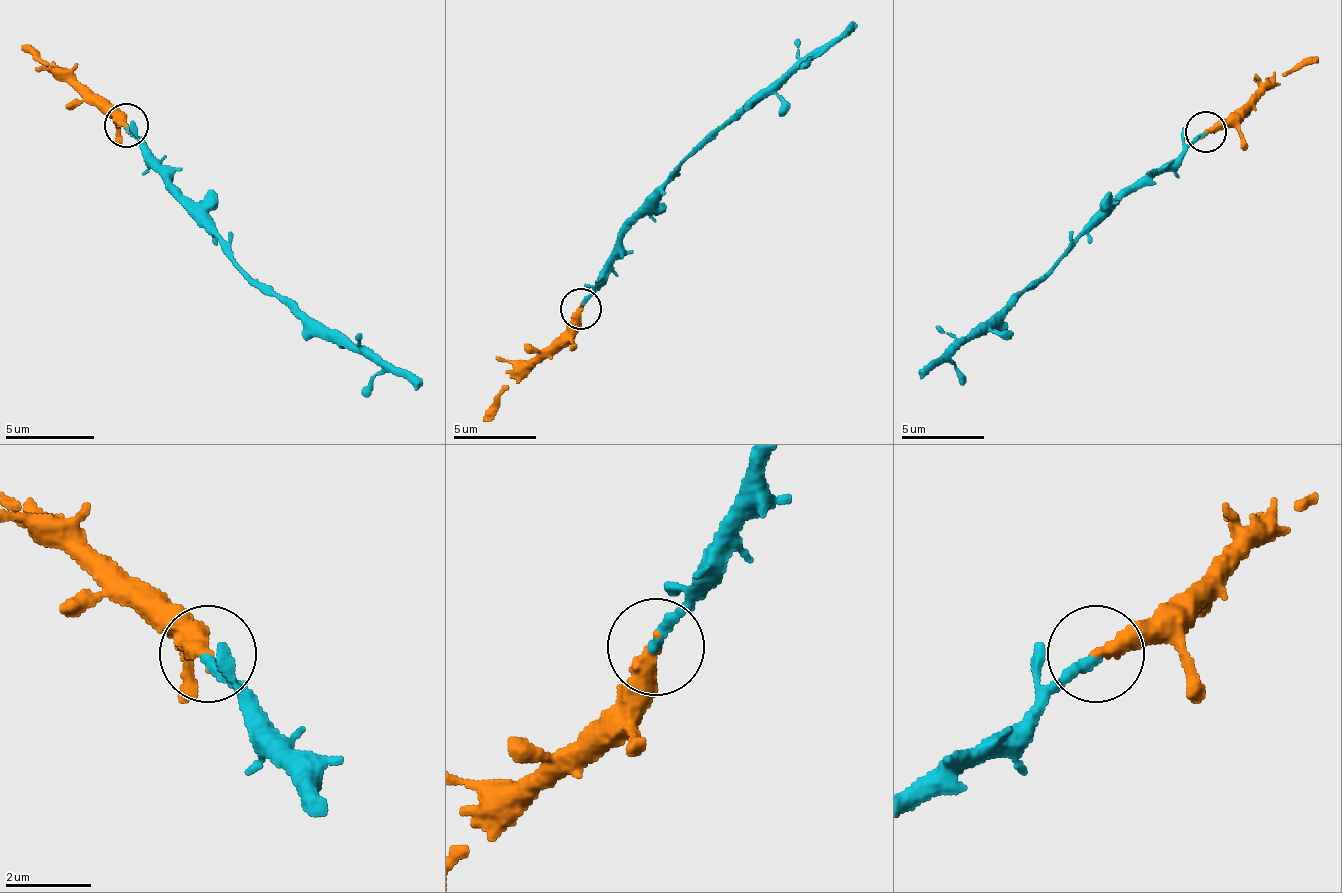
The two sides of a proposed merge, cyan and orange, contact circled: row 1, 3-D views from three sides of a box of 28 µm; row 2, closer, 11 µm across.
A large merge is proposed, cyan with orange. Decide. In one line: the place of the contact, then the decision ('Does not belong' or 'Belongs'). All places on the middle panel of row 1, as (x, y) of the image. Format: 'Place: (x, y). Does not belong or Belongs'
Place: (580, 309). Belongs

